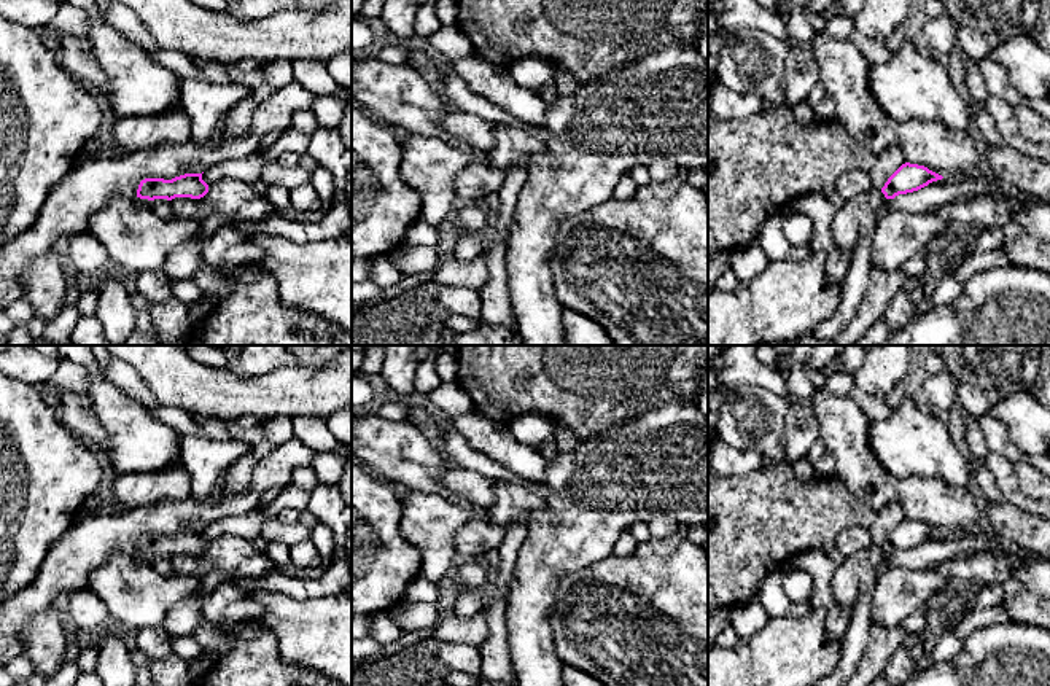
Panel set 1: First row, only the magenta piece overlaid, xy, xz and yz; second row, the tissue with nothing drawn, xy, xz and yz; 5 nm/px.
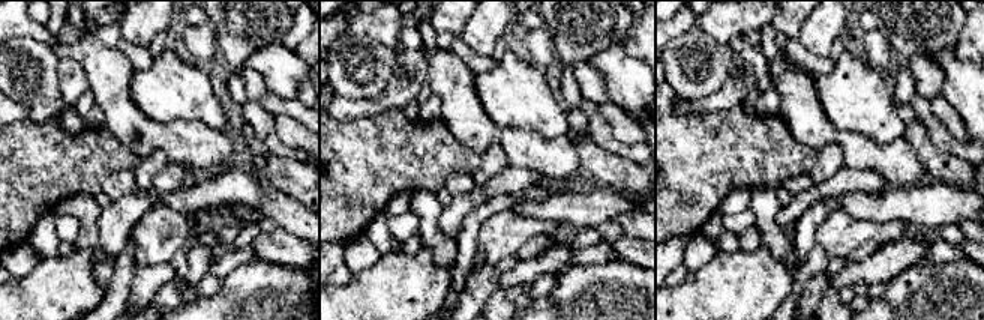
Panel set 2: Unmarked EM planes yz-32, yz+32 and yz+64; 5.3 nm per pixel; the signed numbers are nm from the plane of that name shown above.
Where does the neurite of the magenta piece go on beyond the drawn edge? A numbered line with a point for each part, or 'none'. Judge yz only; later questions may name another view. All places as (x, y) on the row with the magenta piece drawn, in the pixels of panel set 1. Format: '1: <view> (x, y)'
1: yz (850, 218)

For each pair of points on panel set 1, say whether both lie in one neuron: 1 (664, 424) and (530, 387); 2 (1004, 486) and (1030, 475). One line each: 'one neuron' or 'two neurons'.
1: two neurons
2: two neurons

